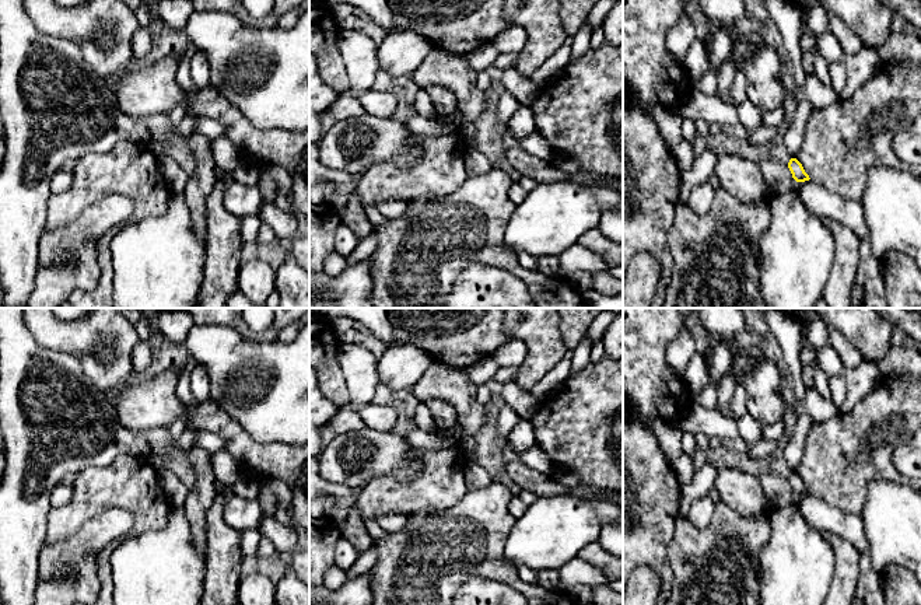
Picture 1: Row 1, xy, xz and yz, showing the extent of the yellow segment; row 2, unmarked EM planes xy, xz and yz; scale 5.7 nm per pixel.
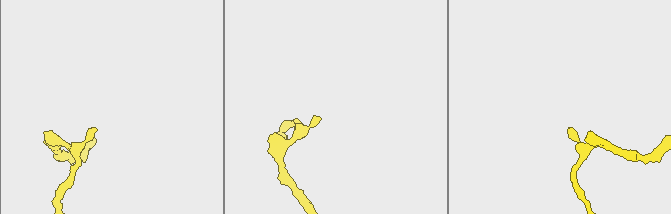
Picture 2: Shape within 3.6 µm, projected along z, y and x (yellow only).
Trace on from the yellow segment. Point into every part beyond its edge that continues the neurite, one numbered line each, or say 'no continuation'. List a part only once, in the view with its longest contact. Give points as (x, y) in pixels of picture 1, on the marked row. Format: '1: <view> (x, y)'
no continuation

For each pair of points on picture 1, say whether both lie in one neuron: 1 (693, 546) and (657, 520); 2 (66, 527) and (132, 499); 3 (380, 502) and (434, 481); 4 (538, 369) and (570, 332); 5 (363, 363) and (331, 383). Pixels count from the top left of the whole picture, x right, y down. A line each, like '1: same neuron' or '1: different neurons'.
1: different neurons
2: same neuron
3: same neuron
4: different neurons
5: different neurons

